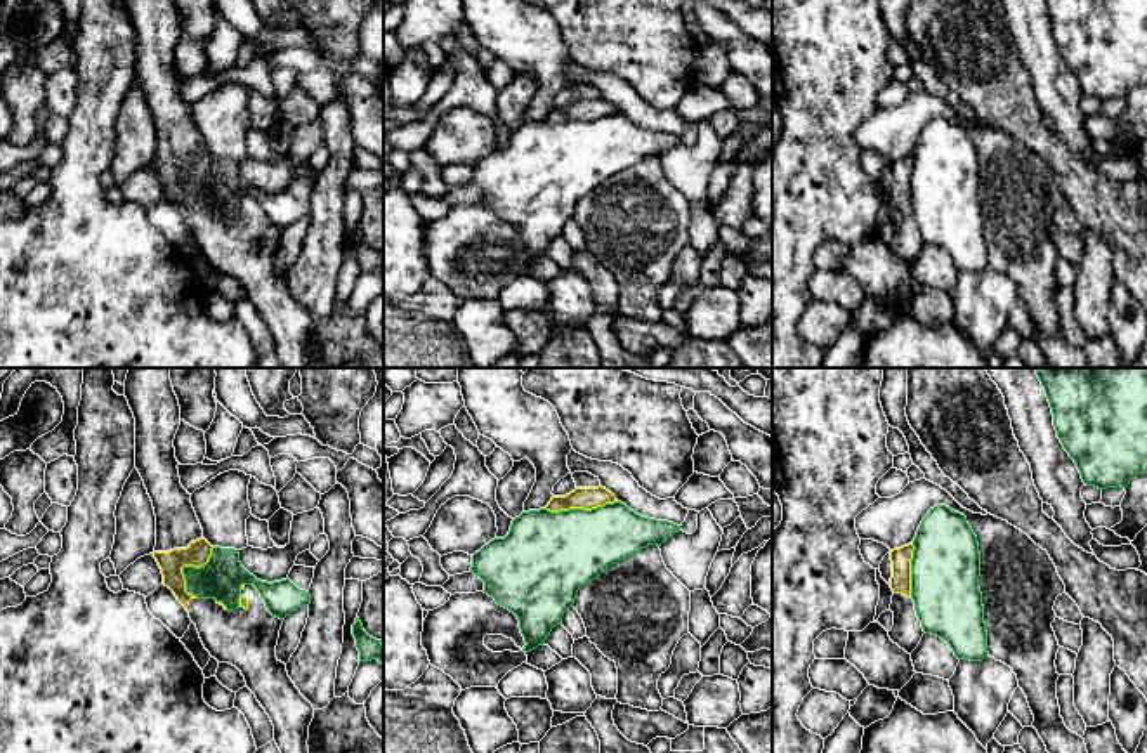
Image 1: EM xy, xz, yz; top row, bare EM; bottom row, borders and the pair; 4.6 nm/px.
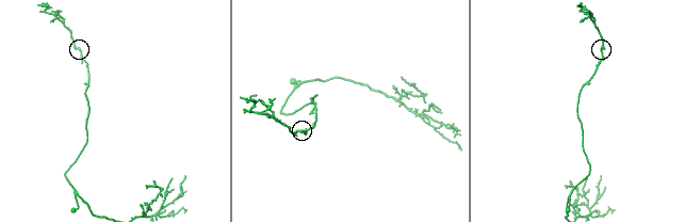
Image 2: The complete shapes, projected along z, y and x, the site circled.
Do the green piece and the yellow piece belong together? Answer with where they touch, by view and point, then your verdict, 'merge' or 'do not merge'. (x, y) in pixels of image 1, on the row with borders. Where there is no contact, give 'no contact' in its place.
meets green in xy at (186, 566); do not merge

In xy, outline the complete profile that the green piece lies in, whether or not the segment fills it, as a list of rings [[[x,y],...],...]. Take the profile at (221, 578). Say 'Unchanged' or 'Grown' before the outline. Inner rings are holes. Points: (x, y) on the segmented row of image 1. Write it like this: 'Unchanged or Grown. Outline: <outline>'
Unchanged. Outline: [[[213,547],[205,566],[184,566],[182,574],[187,593],[196,599],[215,599],[227,611],[239,607],[243,585],[253,585],[267,611],[279,619],[311,604],[309,592],[297,588],[288,578],[274,583],[257,579],[241,566],[239,553],[234,548]]]

